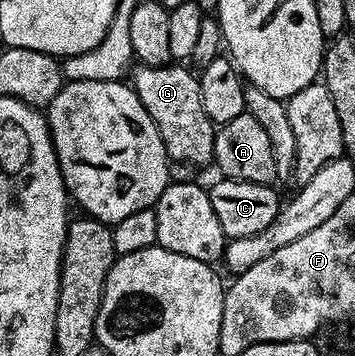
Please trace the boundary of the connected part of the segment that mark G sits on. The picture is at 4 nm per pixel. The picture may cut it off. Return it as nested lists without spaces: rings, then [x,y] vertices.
[[[173,62],[163,68],[151,68],[137,63],[131,69],[130,87],[136,91],[136,97],[146,106],[146,114],[158,126],[158,134],[168,152],[169,161],[180,164],[213,163],[214,138],[217,125],[202,110],[200,81],[187,67]]]

